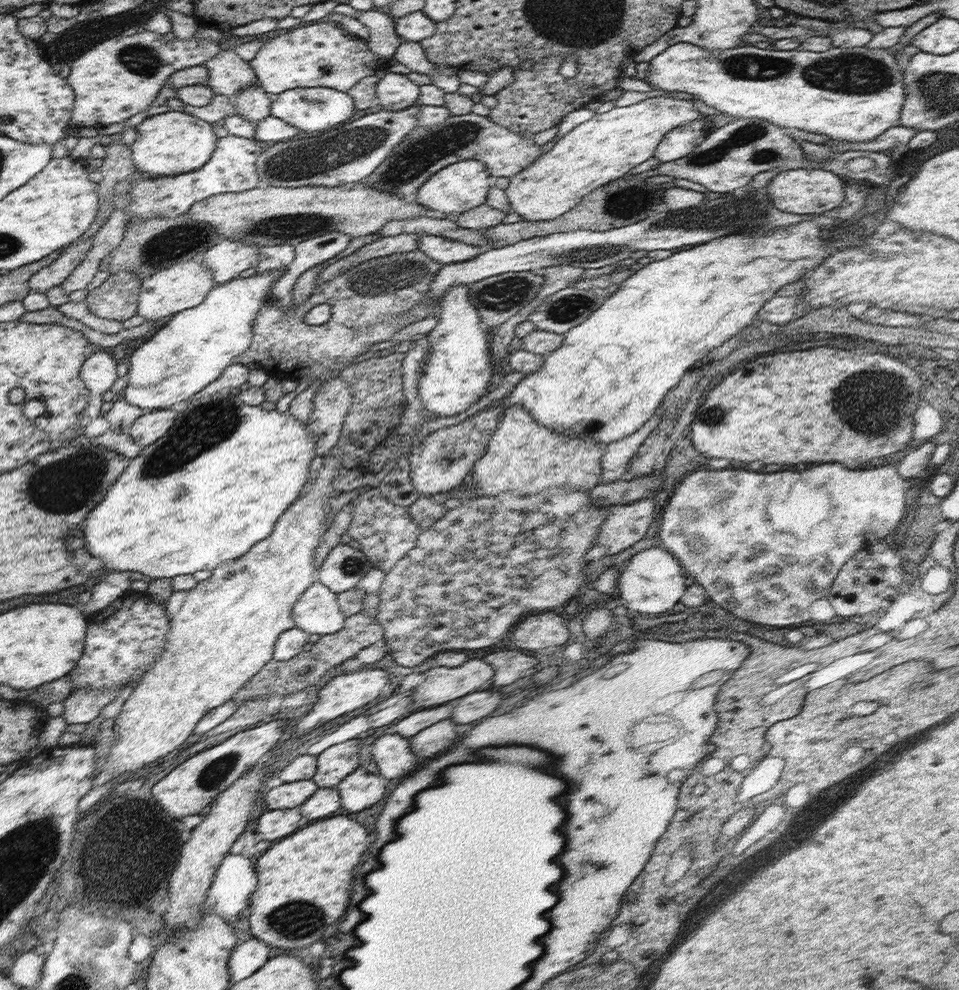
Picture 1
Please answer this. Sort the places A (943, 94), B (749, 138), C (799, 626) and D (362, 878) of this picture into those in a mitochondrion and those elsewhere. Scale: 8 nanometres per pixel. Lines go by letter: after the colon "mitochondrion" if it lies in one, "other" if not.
A: mitochondrion
B: mitochondrion
C: other
D: other

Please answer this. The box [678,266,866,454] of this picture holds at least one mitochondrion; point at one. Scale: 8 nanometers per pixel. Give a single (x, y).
(716, 414)

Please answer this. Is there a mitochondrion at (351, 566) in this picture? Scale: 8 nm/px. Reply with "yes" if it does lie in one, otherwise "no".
yes

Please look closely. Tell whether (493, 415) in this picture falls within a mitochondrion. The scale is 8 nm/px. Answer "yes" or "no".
no

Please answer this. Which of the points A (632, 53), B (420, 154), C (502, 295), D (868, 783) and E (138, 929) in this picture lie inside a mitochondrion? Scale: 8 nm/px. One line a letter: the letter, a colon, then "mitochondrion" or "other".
A: other
B: mitochondrion
C: mitochondrion
D: mitochondrion
E: other

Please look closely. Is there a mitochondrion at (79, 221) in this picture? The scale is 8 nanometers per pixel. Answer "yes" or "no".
no

